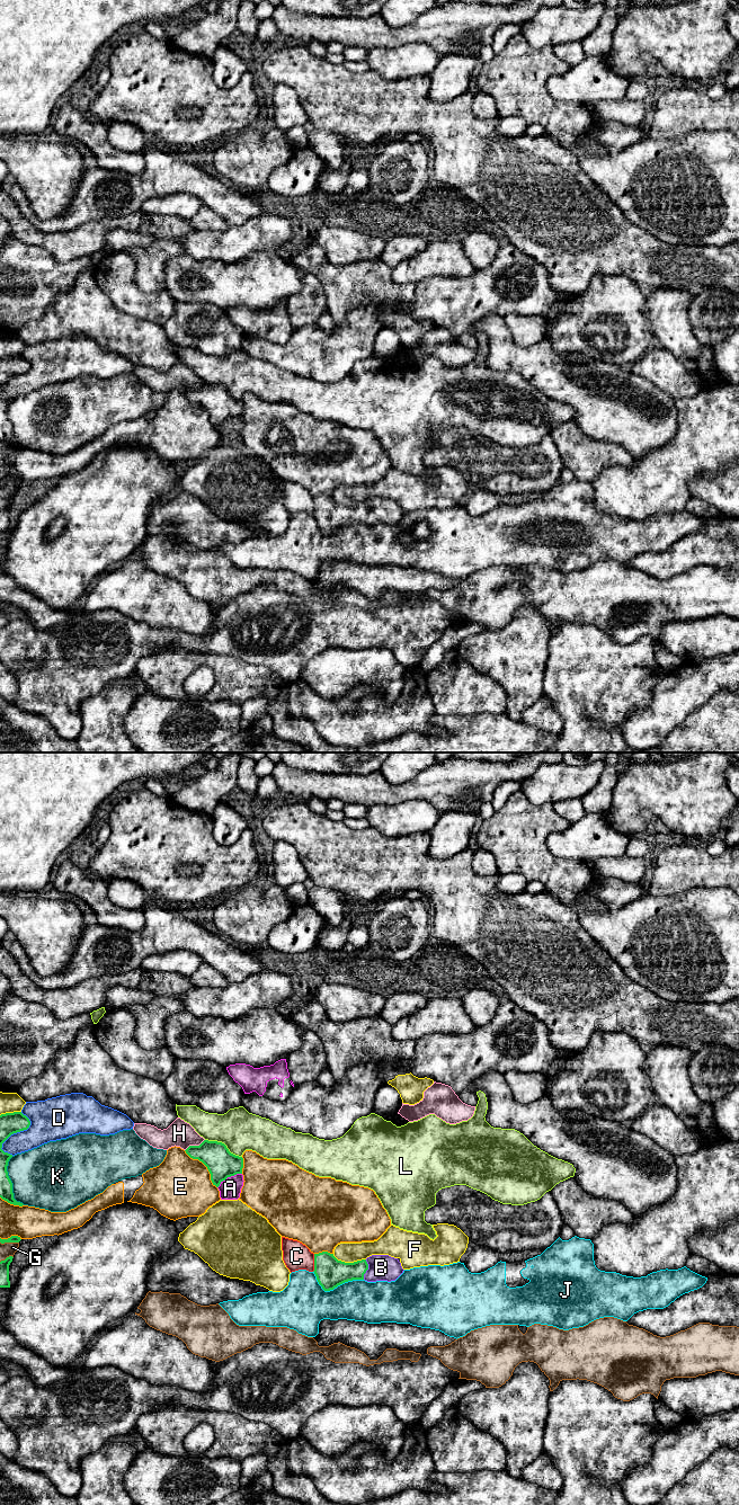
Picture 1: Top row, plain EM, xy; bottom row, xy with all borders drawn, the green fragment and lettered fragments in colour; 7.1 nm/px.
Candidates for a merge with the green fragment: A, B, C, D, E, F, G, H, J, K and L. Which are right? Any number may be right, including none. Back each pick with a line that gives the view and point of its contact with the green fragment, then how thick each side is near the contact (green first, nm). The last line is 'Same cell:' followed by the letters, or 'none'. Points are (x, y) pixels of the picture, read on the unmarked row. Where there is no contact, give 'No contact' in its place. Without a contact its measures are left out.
B: Touches green at xy (367, 511). Thickness 190 nm (green) against 190 nm
Same cell: B

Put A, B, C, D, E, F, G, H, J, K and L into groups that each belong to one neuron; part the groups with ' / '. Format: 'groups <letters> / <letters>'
groups A / B / C / D / E / F / G / H / J / K / L

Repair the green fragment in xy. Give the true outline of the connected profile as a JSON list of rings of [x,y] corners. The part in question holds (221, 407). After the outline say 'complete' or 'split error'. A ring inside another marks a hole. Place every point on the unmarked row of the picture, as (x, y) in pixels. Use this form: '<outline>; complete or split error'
[[[204,383],[199,389],[189,389],[185,394],[207,410],[216,430],[228,420],[242,417],[243,401],[231,397],[222,385]]]; complete

